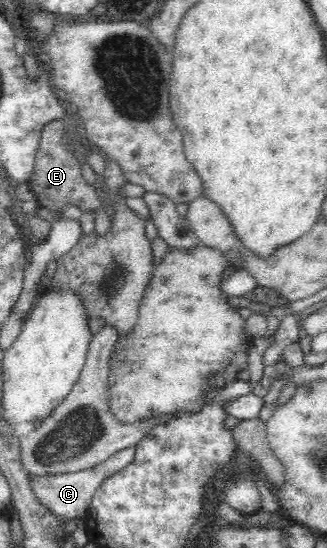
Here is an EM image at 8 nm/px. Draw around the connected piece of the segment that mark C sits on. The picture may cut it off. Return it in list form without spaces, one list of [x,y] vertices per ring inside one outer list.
[[[135,446],[116,452],[102,464],[92,469],[84,469],[75,473],[46,475],[44,478],[29,480],[32,491],[42,505],[50,509],[57,517],[65,521],[84,520],[87,516],[96,490],[112,473],[126,467],[135,458]]]

